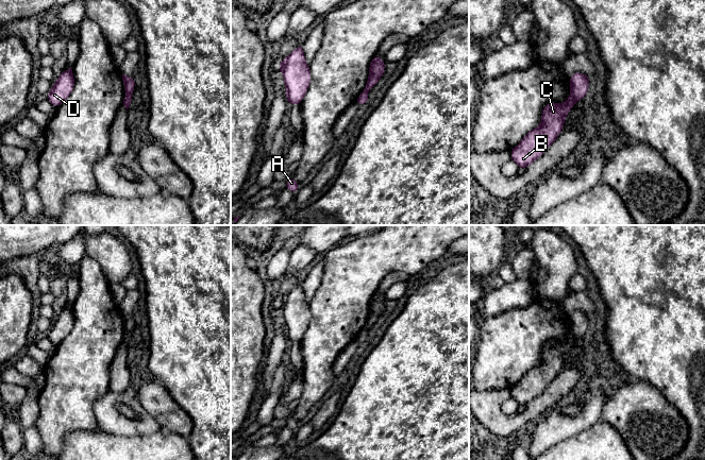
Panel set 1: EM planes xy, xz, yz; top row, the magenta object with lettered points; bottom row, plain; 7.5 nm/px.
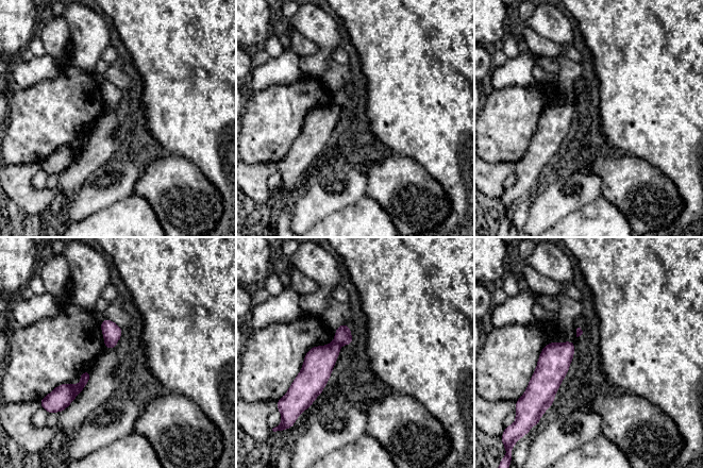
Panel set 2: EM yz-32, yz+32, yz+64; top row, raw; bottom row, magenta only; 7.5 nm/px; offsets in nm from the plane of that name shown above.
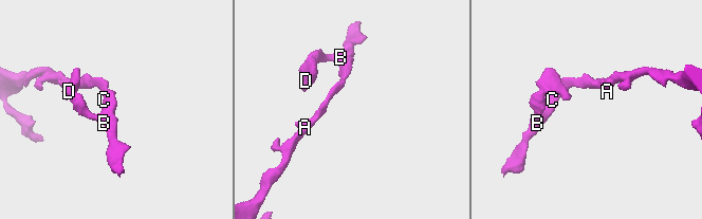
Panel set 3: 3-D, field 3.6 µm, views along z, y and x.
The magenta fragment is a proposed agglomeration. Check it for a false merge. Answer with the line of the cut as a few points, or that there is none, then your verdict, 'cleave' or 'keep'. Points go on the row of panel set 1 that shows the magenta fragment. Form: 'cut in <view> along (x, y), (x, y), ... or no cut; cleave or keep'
cut in yz along (571, 95), (575, 100); cleave

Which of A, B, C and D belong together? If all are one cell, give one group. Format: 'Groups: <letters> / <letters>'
Groups: A / B C D

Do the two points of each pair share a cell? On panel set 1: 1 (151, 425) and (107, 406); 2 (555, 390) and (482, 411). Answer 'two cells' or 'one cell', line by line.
1: one cell
2: one cell

